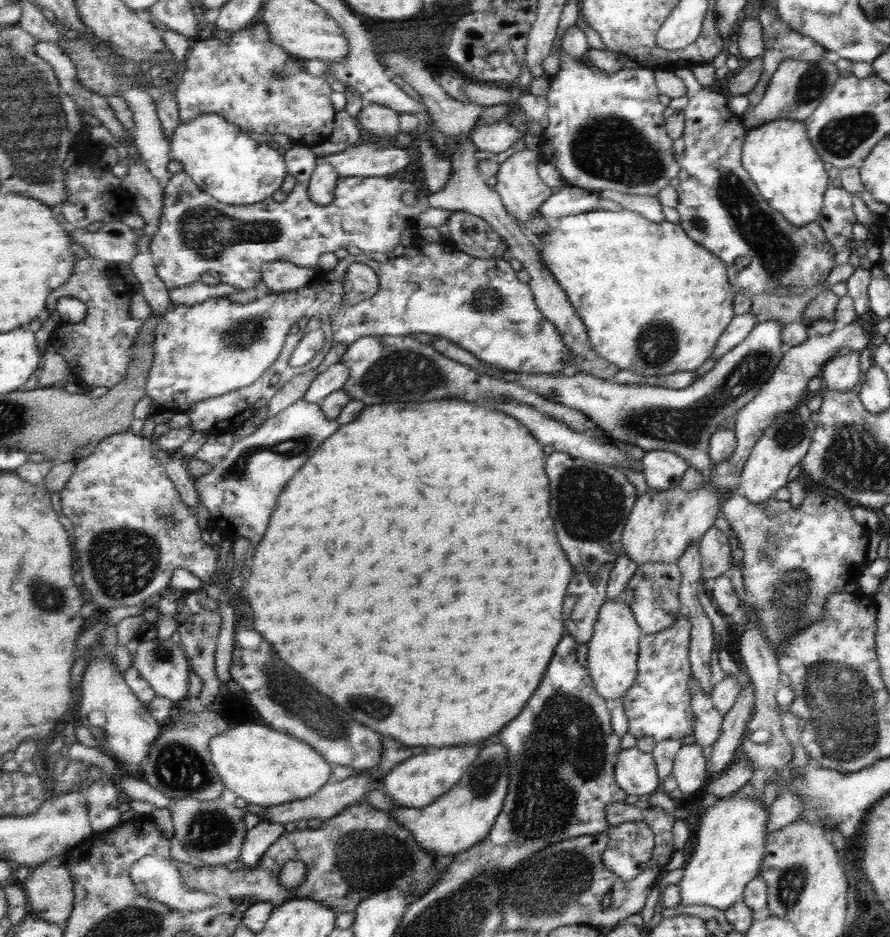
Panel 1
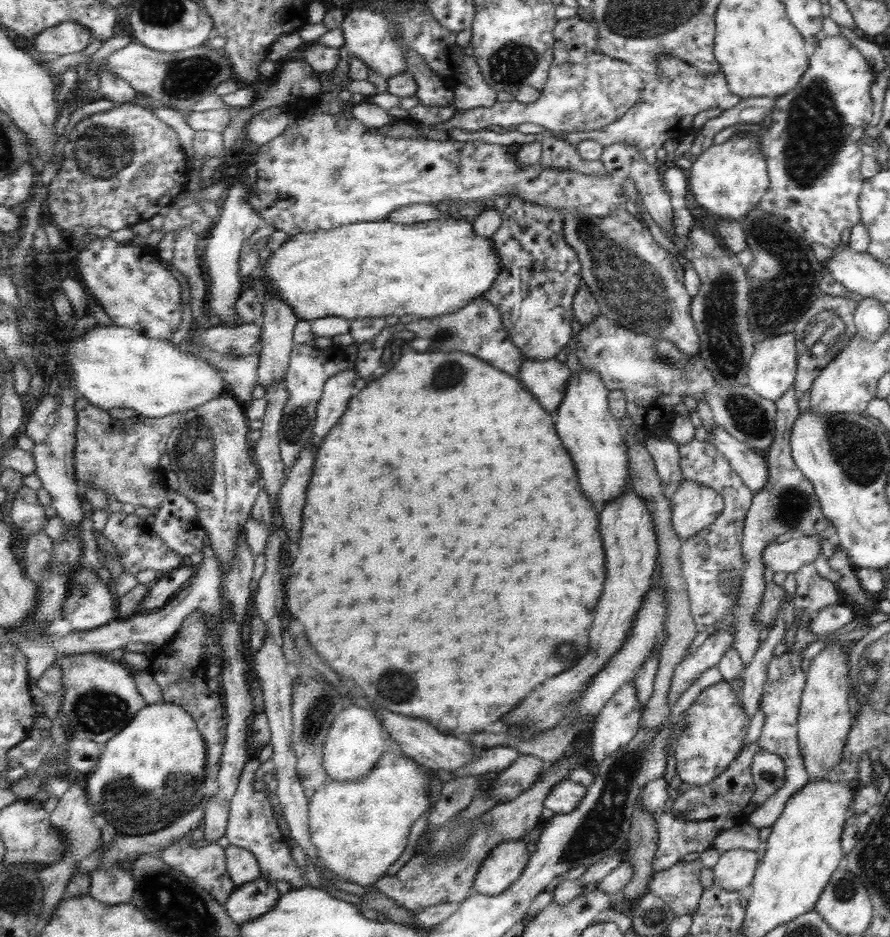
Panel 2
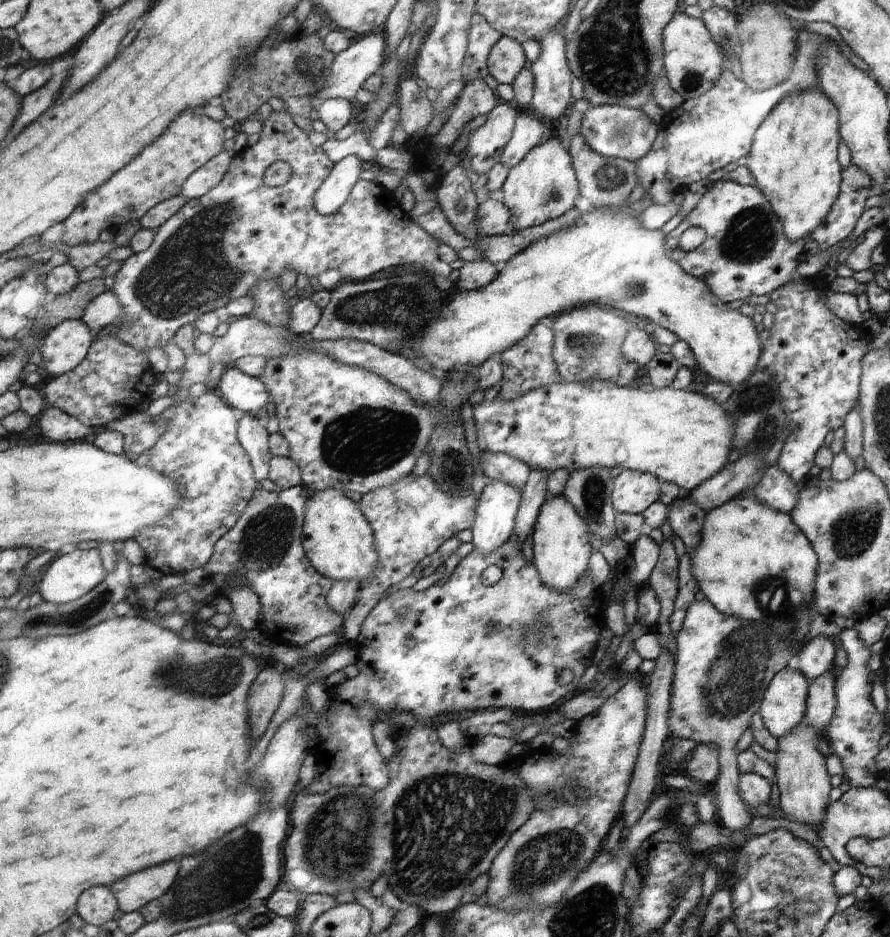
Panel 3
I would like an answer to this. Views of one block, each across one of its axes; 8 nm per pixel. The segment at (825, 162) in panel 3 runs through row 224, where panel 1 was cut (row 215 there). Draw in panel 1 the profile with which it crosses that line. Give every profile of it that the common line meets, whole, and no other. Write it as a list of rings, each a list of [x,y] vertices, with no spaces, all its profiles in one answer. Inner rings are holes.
[[[773,120],[761,124],[761,128],[749,130],[741,146],[741,168],[747,172],[769,208],[779,212],[787,224],[803,228],[805,224],[815,222],[823,206],[823,192],[831,180],[827,176],[825,164],[819,160],[805,136],[803,122]]]

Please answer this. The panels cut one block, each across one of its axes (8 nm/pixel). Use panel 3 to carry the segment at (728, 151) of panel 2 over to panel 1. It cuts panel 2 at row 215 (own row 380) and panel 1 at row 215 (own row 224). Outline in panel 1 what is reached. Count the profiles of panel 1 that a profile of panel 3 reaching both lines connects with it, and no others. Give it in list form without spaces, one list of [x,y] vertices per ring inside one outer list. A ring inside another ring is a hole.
[[[623,208],[601,210],[559,218],[551,224],[547,236],[535,238],[543,262],[567,292],[569,304],[585,324],[589,344],[599,358],[639,376],[695,372],[709,360],[721,332],[735,316],[735,290],[727,282],[727,266],[707,248],[691,240],[679,224],[667,220],[649,222]]]

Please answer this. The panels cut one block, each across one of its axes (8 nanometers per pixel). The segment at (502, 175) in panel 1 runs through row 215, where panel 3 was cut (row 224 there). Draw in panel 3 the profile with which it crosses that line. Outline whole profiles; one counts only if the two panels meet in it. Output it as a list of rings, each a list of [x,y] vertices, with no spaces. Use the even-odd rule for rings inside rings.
[[[547,138],[543,144],[533,148],[519,166],[511,170],[499,198],[511,214],[511,224],[515,232],[519,232],[519,230],[531,230],[543,226],[545,222],[551,222],[567,214],[567,210],[573,208],[577,186],[579,182],[571,164],[569,150],[565,150],[563,142],[555,138],[553,140]]]

